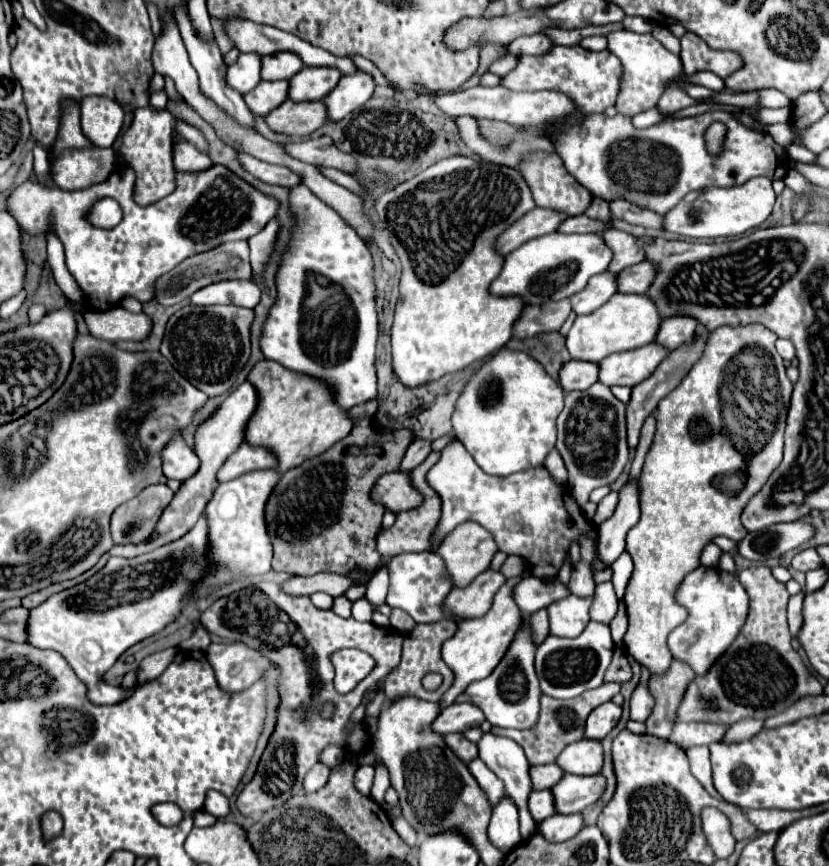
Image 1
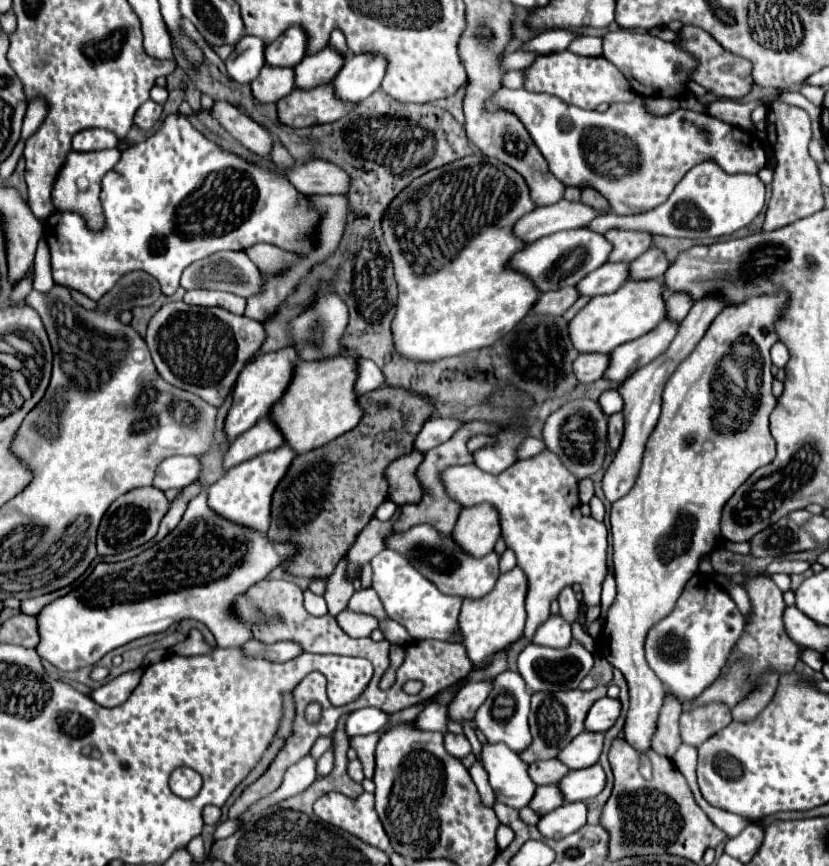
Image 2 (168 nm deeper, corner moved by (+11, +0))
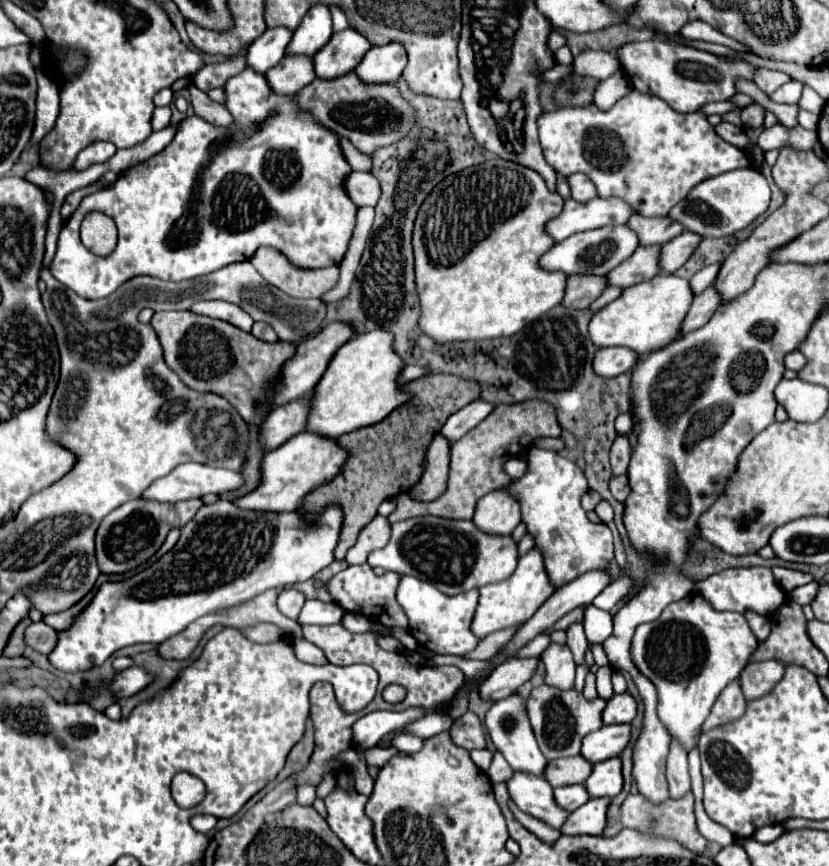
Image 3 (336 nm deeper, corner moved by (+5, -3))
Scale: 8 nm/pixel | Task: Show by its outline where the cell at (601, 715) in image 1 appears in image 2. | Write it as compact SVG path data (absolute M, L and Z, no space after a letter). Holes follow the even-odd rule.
M603 697L603 699L595 701L593 707L589 709L589 715L585 719L585 729L587 731L607 731L613 727L619 713L621 713L619 699Z

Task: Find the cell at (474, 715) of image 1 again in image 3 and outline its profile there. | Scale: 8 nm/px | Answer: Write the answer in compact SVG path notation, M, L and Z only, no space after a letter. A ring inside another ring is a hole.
M513 658L499 664L491 676L479 686L481 700L503 700L517 692L517 688L527 682L537 666L537 658Z

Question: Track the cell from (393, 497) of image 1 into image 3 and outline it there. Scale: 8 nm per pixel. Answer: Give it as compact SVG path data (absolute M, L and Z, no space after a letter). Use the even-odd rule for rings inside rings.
M437 434L427 448L421 480L409 490L409 496L421 502L439 498L447 488L447 470L449 470L449 442L441 434Z

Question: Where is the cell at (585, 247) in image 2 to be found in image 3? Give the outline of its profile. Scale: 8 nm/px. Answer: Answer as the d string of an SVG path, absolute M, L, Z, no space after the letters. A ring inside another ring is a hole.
M603 226L603 228L595 228L595 230L587 230L587 232L569 236L563 242L555 242L551 250L547 250L539 258L539 266L547 272L563 272L565 276L571 276L571 274L605 276L617 264L627 260L635 252L637 246L639 246L639 240L635 232L629 230L627 226Z

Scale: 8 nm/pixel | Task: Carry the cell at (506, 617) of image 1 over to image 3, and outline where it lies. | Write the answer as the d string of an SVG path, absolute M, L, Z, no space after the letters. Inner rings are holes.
M533 548L523 558L519 558L517 570L507 580L503 580L499 584L487 584L479 590L479 604L475 610L475 618L471 622L471 632L479 640L483 640L487 634L493 634L497 630L519 626L519 624L527 622L551 594L553 594L553 586L547 578L543 558Z

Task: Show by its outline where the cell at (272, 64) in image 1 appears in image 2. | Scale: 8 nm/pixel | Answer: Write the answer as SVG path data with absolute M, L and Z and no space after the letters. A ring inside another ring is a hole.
M289 27L265 49L265 59L273 67L295 67L307 55L307 35L303 27Z

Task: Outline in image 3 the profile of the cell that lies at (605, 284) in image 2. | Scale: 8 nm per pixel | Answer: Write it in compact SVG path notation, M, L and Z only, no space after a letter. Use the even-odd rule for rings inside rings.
M639 246L627 262L621 262L611 274L607 274L609 286L629 288L633 284L651 280L655 274L659 274L659 246Z

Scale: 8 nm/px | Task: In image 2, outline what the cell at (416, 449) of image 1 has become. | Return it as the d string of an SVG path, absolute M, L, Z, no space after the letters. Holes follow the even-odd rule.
M431 417L421 433L415 439L415 449L429 451L441 443L445 443L457 429L461 427L461 421L455 417Z

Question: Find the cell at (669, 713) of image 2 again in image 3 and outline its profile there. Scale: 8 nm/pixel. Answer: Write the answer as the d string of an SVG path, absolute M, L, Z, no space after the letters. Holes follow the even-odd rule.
M675 738L671 740L671 750L667 756L667 782L671 798L681 798L691 788L687 772L687 752Z

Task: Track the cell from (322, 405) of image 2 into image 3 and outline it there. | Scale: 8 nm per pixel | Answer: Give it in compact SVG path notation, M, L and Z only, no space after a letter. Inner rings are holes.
M371 330L353 336L335 352L323 378L311 390L307 398L309 418L305 430L335 440L351 430L377 424L409 400L409 394L399 390L399 370L401 360L393 352L393 336L387 330Z

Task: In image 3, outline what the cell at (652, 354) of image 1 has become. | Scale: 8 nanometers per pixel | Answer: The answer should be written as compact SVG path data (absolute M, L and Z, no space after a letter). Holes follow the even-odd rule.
M709 286L703 294L695 296L695 298L693 298L693 304L691 304L691 308L689 308L683 324L681 324L681 334L679 334L679 338L681 338L683 334L689 334L691 330L701 328L701 326L713 316L713 312L717 310L717 306L719 306L719 294L715 292L713 286Z

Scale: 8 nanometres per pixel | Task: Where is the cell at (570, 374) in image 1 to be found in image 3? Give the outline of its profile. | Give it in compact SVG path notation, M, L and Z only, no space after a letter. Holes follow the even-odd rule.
M599 348L593 358L593 370L601 378L615 378L633 368L639 354L629 348Z

